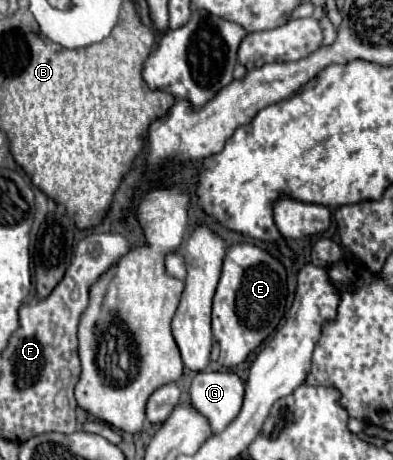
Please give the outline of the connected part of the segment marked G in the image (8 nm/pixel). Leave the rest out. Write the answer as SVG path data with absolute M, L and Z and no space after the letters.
M203 371L193 377L189 393L193 409L209 421L213 435L217 435L241 411L243 381L233 371Z

